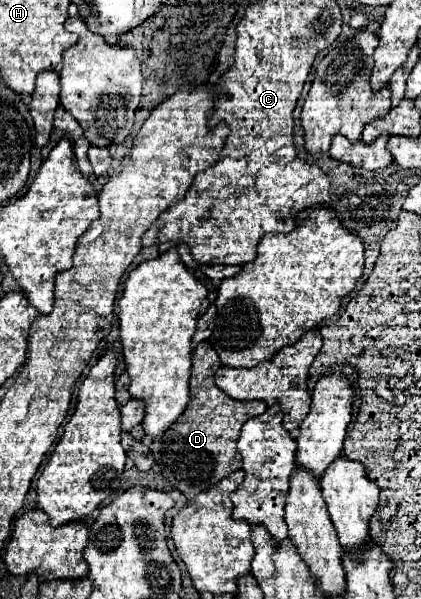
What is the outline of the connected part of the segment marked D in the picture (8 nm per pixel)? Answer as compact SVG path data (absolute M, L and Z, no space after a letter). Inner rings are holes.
M198 344L192 352L192 376L190 376L190 404L184 414L172 424L172 428L150 444L154 460L162 476L178 488L188 500L196 494L216 486L222 478L242 468L242 456L236 448L236 440L244 422L260 416L268 406L262 400L232 400L220 388L214 386L214 374L220 368L218 354L208 344Z

